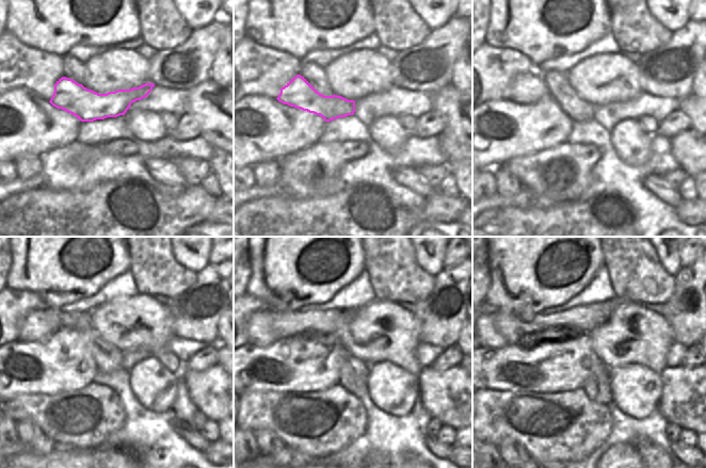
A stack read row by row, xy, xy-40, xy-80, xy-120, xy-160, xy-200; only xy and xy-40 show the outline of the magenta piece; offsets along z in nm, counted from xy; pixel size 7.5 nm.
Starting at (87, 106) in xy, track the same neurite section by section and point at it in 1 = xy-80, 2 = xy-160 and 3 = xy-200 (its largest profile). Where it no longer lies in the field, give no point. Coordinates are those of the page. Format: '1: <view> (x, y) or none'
1: xy-80 (528, 87)
2: xy-160 (260, 329)
3: xy-200 (496, 328)

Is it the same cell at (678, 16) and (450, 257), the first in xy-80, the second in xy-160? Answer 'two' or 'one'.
two

